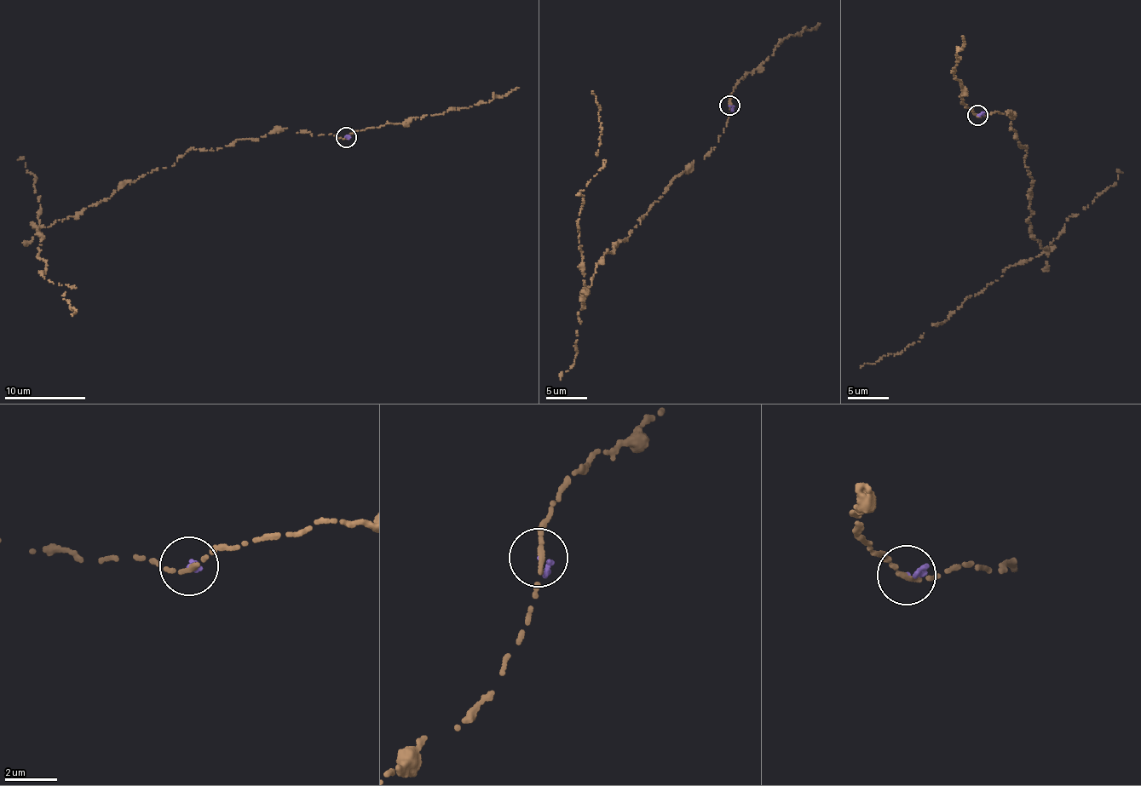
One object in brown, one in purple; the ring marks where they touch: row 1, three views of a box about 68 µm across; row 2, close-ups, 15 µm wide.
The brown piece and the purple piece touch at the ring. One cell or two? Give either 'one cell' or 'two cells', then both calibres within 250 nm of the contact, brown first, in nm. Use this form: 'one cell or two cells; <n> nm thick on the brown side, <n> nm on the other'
two cells; 170 nm thick on the brown side, 140 nm on the other

